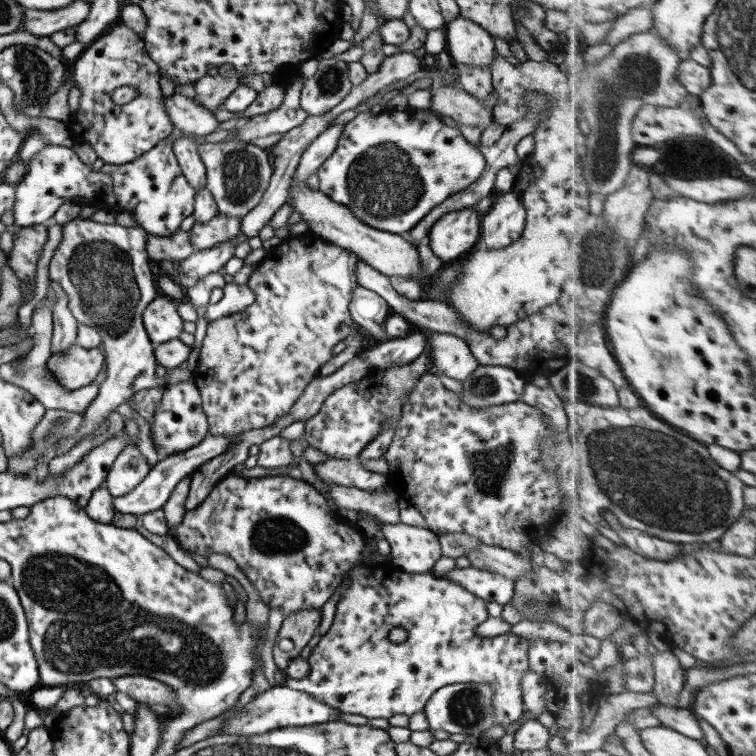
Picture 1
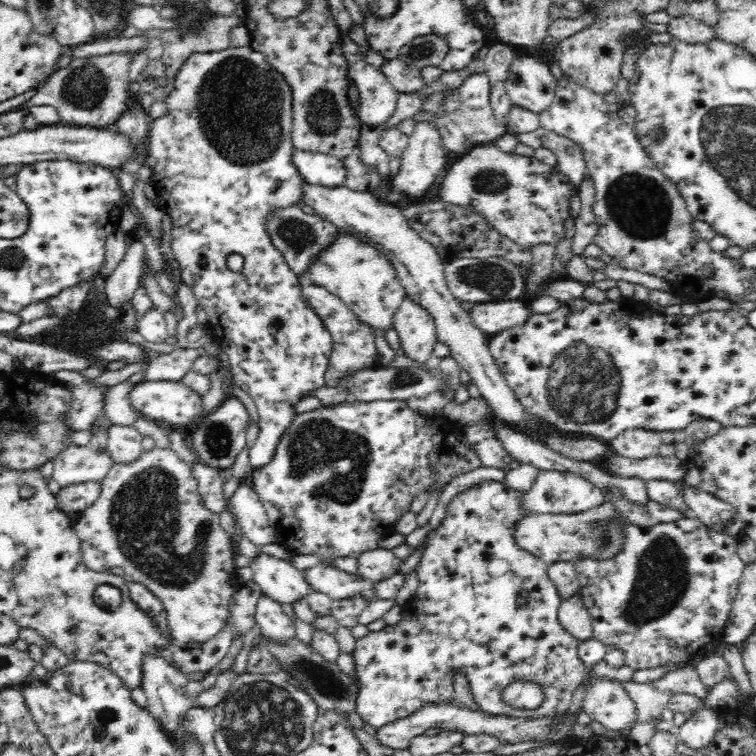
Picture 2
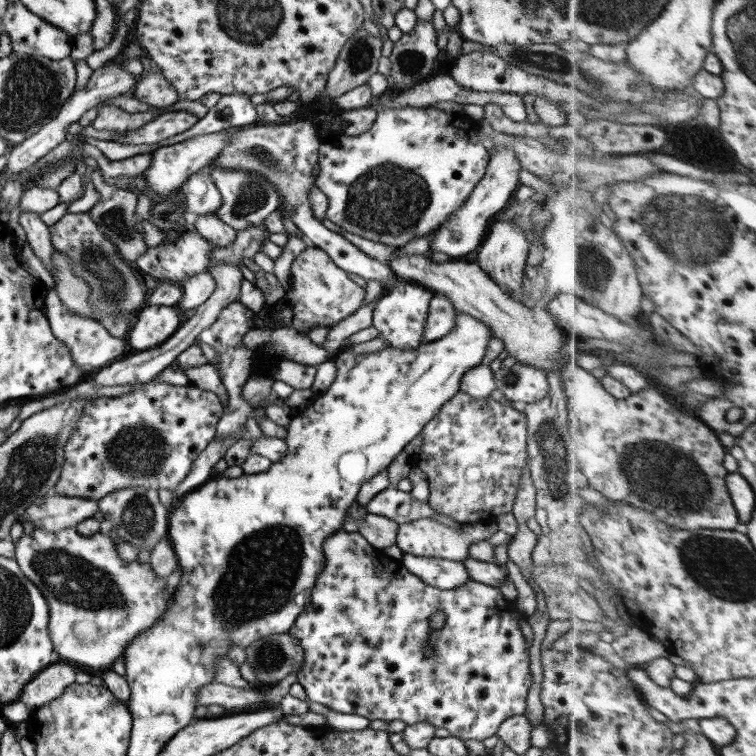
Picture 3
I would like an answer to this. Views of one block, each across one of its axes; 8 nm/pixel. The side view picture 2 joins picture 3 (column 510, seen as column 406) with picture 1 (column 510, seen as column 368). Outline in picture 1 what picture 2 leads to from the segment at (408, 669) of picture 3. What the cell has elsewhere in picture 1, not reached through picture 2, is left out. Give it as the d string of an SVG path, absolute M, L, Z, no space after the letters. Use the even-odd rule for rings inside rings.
M389 559L380 564L361 564L359 566L352 566L348 570L347 587L342 591L337 603L335 604L335 616L333 622L329 627L329 630L324 636L315 639L312 644L305 650L305 659L309 664L307 676L299 679L291 679L284 676L282 685L289 687L291 690L299 690L310 694L317 702L322 702L338 712L345 714L359 714L359 716L365 716L365 718L385 718L388 719L393 715L405 714L411 716L415 712L422 712L430 697L435 690L442 686L463 683L463 682L480 682L492 686L492 707L494 724L507 727L511 722L517 722L521 718L523 712L523 701L521 696L520 682L522 676L528 671L528 654L527 649L531 640L523 639L522 637L515 636L515 634L501 634L501 636L493 637L479 637L475 634L475 629L480 623L487 620L486 602L482 598L473 596L470 592L467 592L464 588L461 588L458 584L445 579L444 577L437 578L430 573L425 574L411 574L402 571L398 567L395 567ZM393 628L401 628L407 633L407 638L401 643L391 643L387 639L389 631Z

